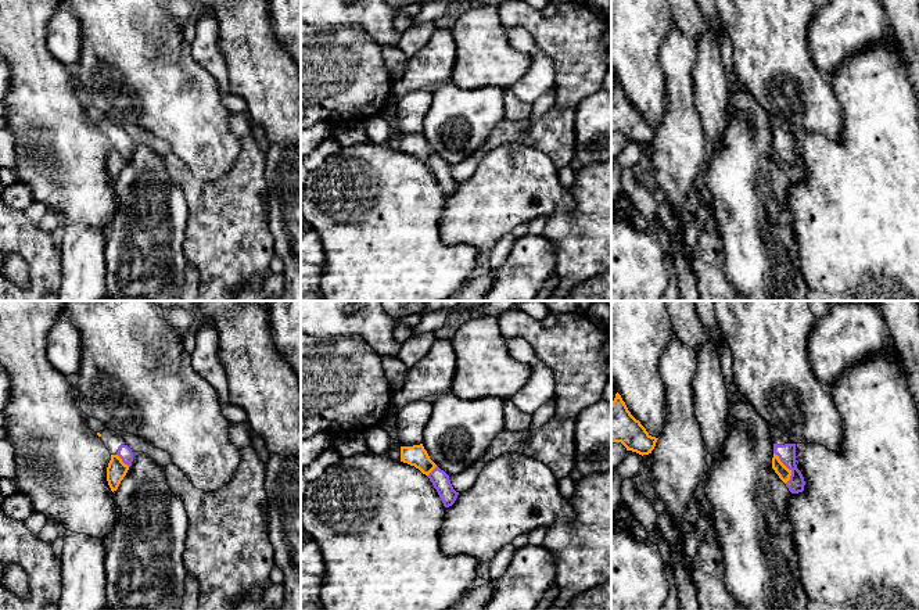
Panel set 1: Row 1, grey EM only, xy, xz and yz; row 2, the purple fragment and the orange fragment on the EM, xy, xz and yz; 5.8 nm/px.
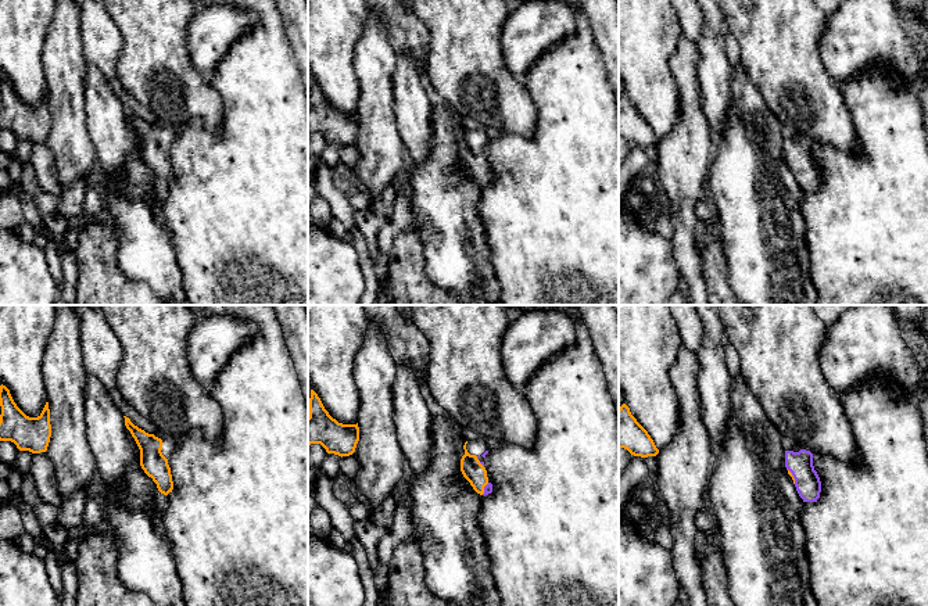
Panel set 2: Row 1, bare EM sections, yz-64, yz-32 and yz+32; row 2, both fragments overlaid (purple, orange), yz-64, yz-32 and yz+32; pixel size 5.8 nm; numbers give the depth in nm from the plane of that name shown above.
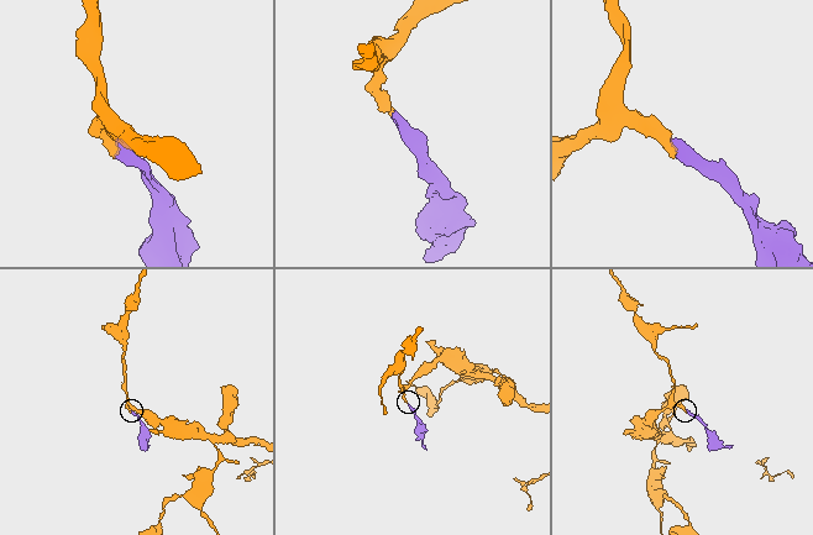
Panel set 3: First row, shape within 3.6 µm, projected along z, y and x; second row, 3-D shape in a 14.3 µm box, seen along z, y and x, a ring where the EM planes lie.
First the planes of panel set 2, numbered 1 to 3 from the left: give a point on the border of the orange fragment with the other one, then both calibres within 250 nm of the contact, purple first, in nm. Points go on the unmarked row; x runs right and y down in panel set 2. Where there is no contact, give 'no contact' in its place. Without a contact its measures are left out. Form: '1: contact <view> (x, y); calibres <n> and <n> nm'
1: no contact
2: contact yz-32 (484, 178); calibres 50 and 120 nm
3: contact yz+32 (792, 164); calibres 150 and 20 nm

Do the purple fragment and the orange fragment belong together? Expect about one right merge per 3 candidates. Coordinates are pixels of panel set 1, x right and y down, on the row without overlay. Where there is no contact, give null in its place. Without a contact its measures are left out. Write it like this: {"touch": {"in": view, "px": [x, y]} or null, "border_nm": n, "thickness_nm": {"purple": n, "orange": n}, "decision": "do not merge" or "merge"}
{"touch": {"in": "yz", "px": [786, 155]}, "border_nm": 200, "thickness_nm": {"purple": 100, "orange": 70}, "decision": "merge"}

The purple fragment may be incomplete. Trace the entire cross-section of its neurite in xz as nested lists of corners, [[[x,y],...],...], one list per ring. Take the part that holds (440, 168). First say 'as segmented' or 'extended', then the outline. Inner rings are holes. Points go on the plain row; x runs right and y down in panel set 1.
extended; [[[423,133],[401,136],[401,151],[414,155],[430,168],[445,197],[455,193],[459,182],[453,179],[449,165],[430,148]]]

